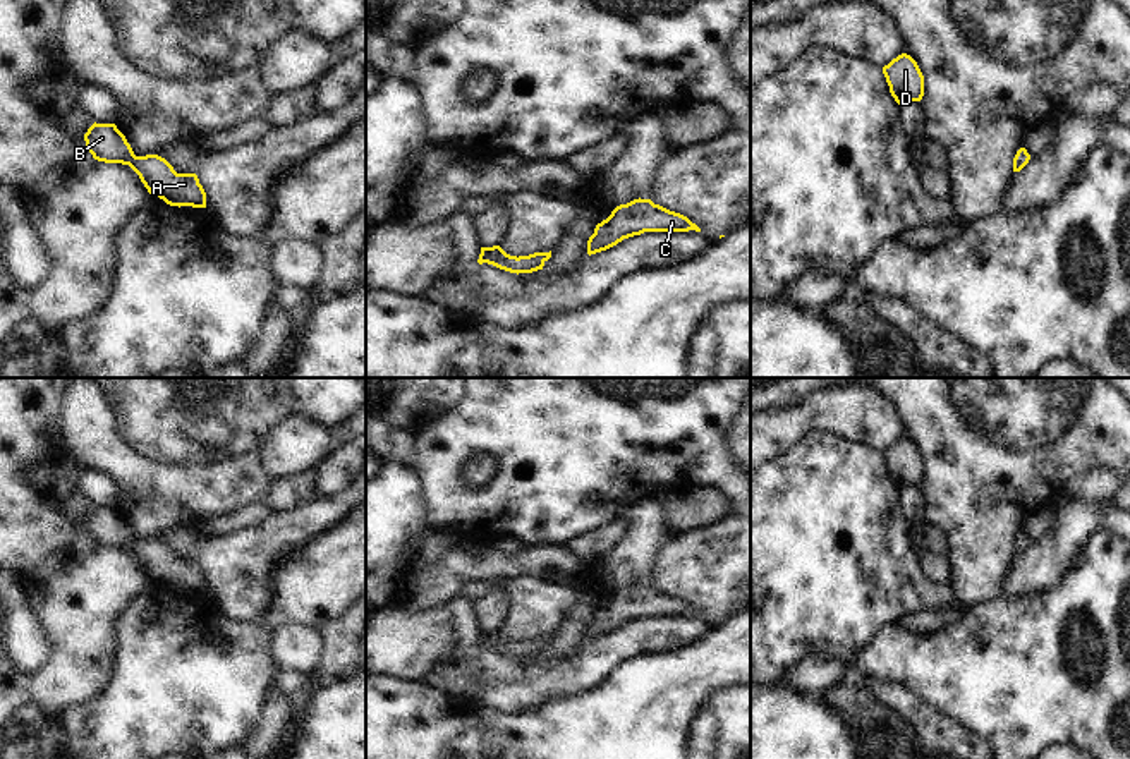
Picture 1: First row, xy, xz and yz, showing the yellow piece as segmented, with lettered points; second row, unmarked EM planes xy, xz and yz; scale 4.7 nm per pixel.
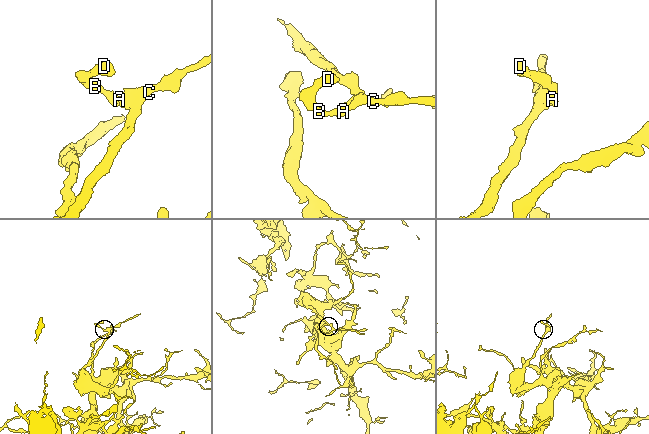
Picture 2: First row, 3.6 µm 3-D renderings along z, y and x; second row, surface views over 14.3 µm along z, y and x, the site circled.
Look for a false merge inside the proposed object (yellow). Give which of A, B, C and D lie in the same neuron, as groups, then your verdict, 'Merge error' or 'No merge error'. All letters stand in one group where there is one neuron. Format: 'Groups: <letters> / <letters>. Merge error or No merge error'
Groups: A B C D. No merge error.

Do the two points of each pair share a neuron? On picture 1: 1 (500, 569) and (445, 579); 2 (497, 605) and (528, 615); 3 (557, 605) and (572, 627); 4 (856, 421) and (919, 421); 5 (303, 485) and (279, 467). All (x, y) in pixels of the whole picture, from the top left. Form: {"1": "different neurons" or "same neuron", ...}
{"1": "same neuron", "2": "different neurons", "3": "different neurons", "4": "different neurons", "5": "different neurons"}

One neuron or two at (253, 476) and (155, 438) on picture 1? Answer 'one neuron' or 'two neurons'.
one neuron

